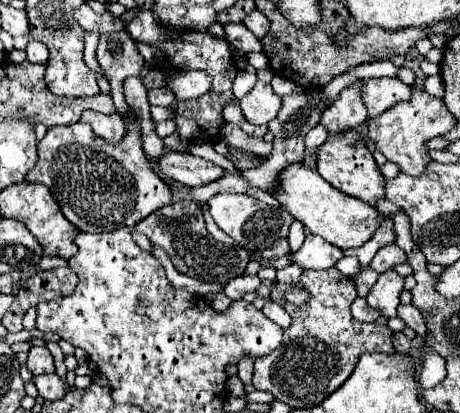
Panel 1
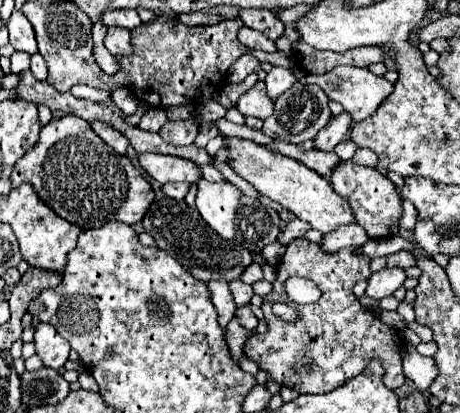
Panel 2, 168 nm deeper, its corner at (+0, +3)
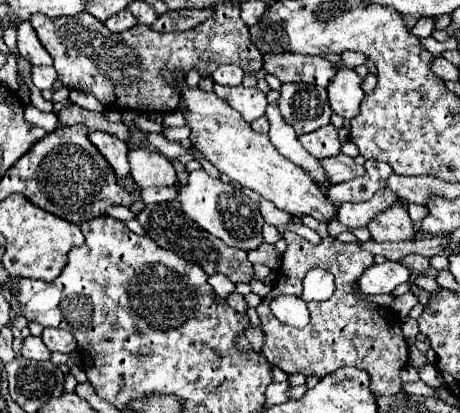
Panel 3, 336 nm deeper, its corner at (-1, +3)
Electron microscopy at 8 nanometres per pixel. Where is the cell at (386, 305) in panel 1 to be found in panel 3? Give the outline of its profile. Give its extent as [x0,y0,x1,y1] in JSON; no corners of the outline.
[358,261,408,295]

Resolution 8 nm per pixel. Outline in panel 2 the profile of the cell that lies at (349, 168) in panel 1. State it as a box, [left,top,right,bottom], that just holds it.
[329,159,401,239]

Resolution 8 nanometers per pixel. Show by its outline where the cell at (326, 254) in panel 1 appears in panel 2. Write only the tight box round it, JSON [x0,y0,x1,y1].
[321,225,369,253]

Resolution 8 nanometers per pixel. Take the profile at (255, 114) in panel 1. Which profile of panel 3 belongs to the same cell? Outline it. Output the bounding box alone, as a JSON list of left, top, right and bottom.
[214,85,266,123]

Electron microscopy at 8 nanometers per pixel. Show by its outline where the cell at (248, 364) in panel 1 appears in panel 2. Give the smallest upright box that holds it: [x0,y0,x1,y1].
[237,305,259,333]

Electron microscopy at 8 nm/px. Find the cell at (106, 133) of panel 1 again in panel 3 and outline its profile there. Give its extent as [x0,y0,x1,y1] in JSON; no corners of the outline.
[88,131,130,181]

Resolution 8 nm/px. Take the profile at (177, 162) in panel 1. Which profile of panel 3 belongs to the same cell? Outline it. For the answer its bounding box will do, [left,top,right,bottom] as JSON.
[128,149,176,187]

